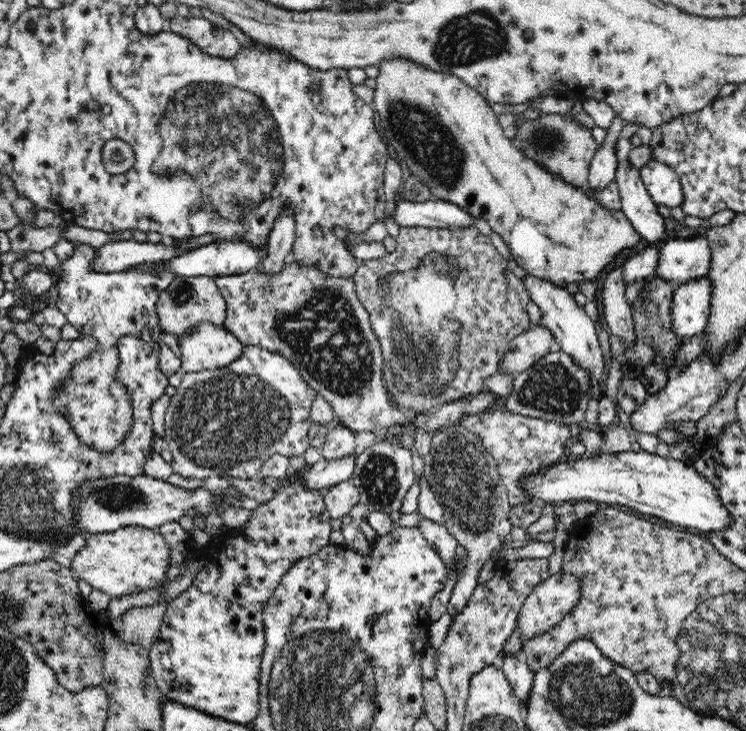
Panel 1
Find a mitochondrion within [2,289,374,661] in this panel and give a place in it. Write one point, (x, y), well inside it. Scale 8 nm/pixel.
(224, 422)

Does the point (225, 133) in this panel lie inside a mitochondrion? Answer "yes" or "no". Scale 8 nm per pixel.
yes

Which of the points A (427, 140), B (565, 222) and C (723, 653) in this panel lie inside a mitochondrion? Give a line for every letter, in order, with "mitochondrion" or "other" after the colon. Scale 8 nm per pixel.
A: mitochondrion
B: other
C: mitochondrion

